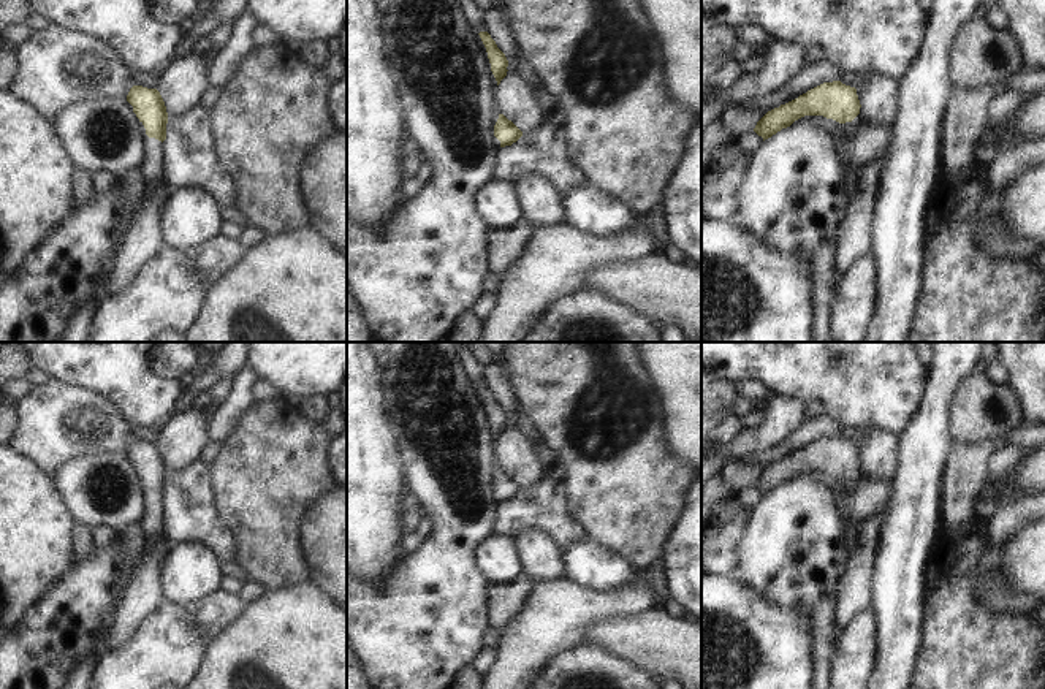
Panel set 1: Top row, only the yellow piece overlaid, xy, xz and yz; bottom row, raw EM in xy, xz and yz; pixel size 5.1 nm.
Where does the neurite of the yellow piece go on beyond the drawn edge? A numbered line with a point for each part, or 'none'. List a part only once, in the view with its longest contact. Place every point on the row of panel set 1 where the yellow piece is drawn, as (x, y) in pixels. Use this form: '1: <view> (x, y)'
1: xy (152, 168)

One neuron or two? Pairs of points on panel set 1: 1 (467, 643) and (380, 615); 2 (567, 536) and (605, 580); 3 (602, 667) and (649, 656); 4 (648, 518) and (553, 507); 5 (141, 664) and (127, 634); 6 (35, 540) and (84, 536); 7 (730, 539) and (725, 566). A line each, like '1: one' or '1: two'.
1: one
2: two
3: two
4: two
5: two
6: two
7: one

